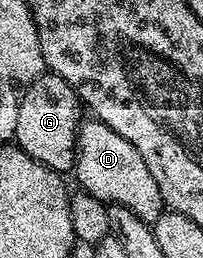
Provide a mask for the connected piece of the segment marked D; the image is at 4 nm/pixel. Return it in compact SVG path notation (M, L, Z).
M88 119L81 124L80 134L76 136L76 164L74 174L80 180L79 188L85 193L94 195L94 199L103 201L108 205L121 205L138 215L138 219L149 223L158 219L158 215L165 212L166 206L162 199L162 191L158 191L158 183L154 183L154 175L146 168L146 162L142 160L142 155L118 135L118 131L110 131L106 123L95 119Z

